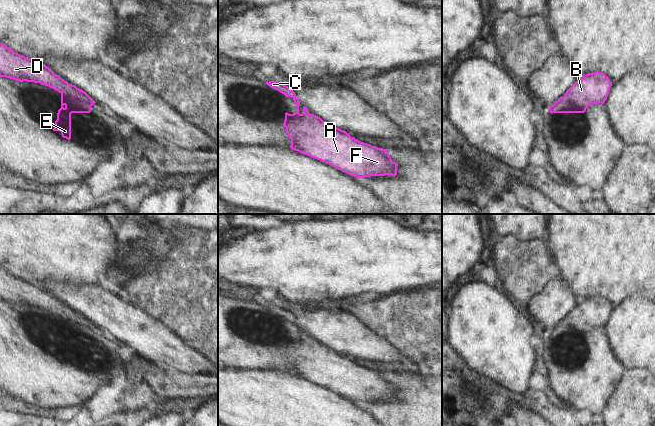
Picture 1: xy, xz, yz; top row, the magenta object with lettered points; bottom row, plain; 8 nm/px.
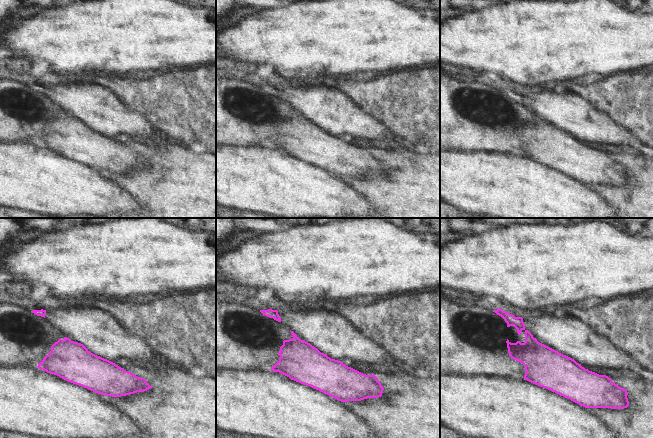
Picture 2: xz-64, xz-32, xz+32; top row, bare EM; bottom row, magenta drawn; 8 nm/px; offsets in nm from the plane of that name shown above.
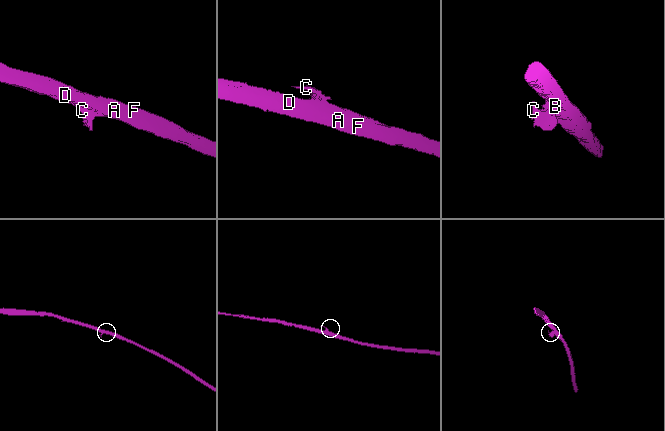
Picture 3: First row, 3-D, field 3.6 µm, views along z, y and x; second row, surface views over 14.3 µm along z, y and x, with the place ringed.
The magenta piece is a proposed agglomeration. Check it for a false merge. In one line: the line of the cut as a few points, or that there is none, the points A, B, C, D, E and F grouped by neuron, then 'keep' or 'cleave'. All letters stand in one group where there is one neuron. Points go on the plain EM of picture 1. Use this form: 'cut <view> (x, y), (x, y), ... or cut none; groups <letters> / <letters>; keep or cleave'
cut xz (309, 337), (293, 341), (287, 347), (291, 352), (289, 361); groups A B D F / C E; cleave

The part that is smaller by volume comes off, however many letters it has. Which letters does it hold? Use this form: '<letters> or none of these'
C, E

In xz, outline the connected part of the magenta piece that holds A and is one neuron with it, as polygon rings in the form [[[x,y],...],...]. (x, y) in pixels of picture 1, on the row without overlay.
[[[314,338],[292,342],[287,350],[291,353],[291,369],[295,375],[329,388],[357,402],[397,399],[398,387],[393,386],[387,374],[361,366]]]

